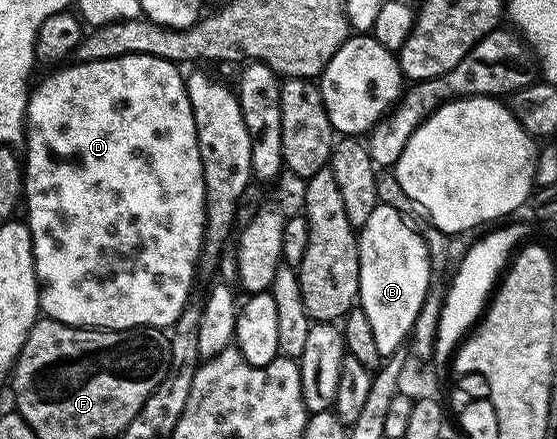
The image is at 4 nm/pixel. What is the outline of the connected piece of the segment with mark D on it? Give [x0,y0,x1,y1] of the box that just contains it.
[21,54,207,330]

